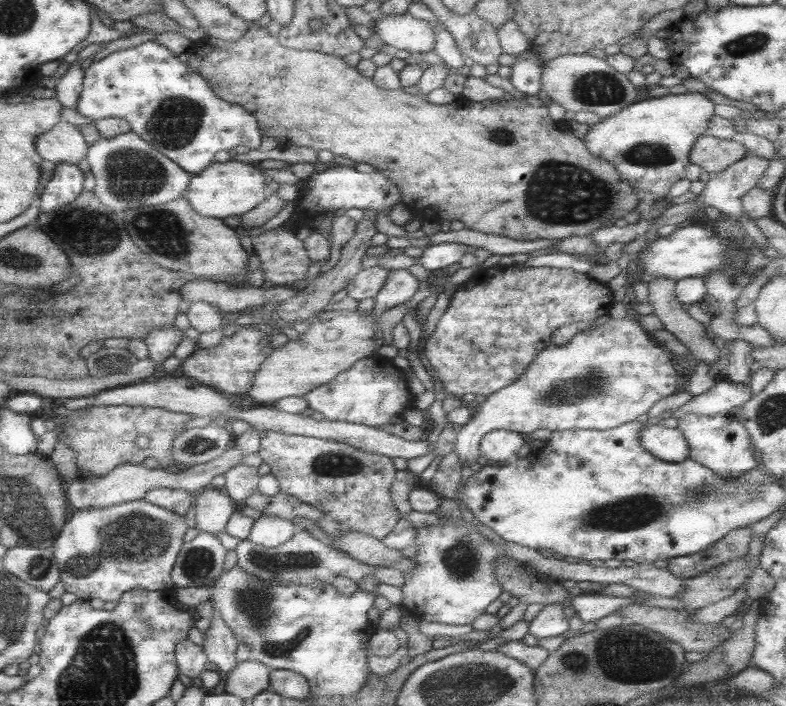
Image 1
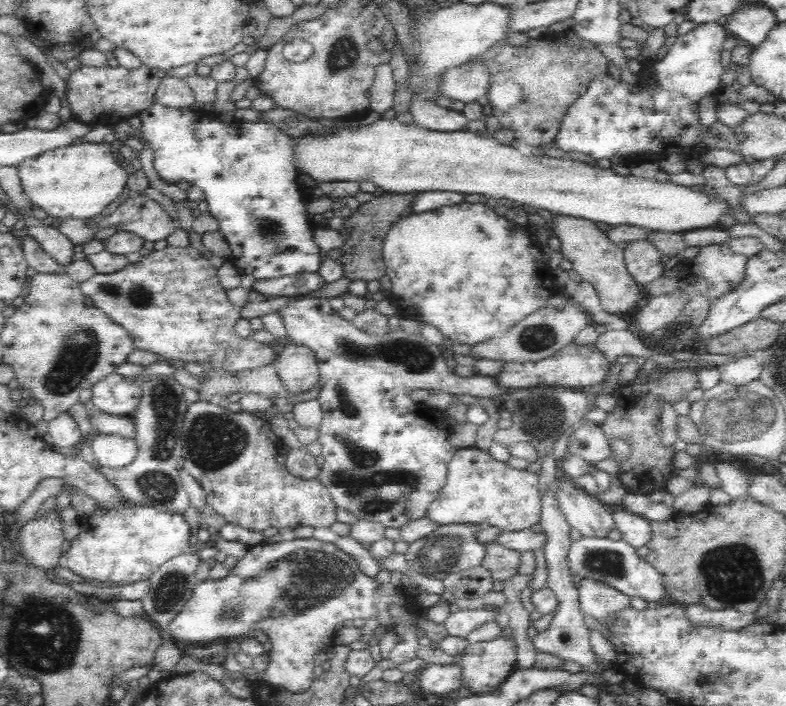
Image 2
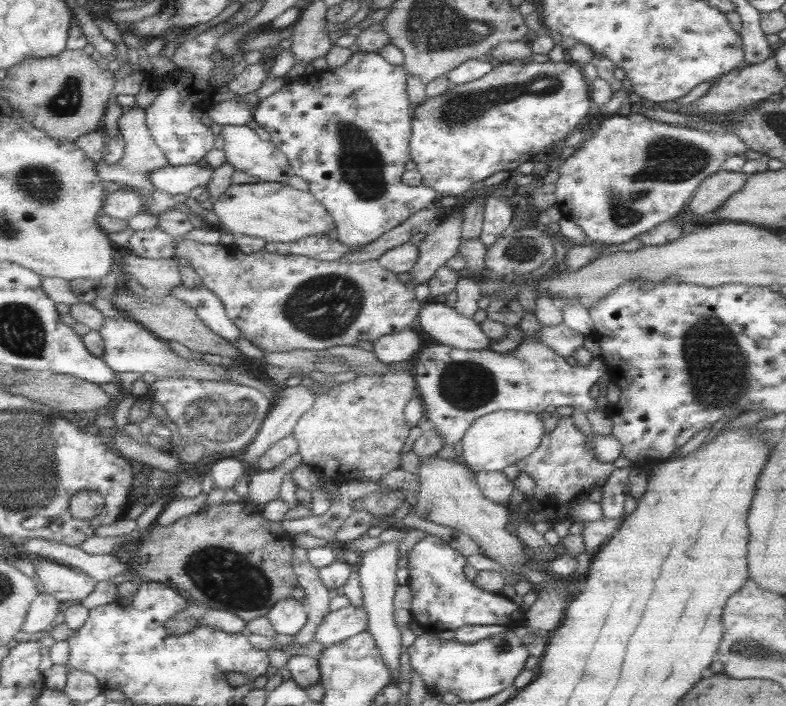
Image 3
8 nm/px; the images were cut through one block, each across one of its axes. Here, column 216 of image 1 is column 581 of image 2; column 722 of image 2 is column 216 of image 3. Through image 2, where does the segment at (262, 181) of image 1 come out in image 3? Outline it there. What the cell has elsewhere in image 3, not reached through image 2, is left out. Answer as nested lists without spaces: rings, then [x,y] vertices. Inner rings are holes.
[[[280,183],[231,184],[224,194],[214,199],[213,210],[214,214],[218,216],[220,224],[222,224],[222,227],[218,227],[220,230],[260,238],[266,243],[280,242],[287,244],[298,242],[306,236],[330,234],[335,228],[335,222],[330,213],[314,199],[314,196],[309,191],[295,190],[289,185]]]

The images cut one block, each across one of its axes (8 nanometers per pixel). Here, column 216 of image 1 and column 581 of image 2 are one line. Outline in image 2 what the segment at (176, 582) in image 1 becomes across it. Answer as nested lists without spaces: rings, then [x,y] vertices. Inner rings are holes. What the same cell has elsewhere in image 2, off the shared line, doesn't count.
[[[582,535],[570,546],[568,567],[570,567],[572,576],[578,574],[582,579],[596,579],[617,588],[619,592],[626,594],[628,597],[641,598],[647,603],[657,603],[658,605],[669,601],[662,577],[656,572],[656,569],[643,557],[639,557],[636,549],[622,539],[611,540],[608,537]]]

